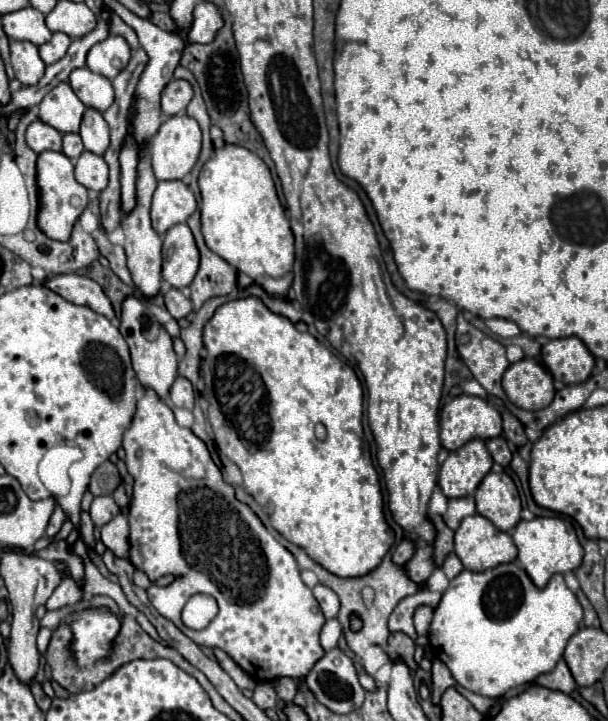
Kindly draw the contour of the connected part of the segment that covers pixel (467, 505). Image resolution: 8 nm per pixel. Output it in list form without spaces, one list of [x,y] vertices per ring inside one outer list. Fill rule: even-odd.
[[[467,496],[467,498],[451,498],[449,500],[449,508],[443,514],[443,518],[449,524],[449,528],[455,530],[461,524],[463,518],[473,516],[473,514],[475,514],[475,500],[473,500],[473,496]]]

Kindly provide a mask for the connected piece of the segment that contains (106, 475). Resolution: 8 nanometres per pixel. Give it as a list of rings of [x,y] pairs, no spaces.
[[[109,460],[103,462],[91,476],[91,484],[89,484],[89,492],[93,496],[103,496],[103,494],[113,494],[113,490],[121,484],[121,476],[115,468],[115,464],[111,464]]]

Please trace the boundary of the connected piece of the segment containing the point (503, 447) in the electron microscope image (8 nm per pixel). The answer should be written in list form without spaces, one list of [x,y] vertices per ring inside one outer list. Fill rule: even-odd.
[[[499,436],[499,438],[491,438],[491,440],[485,440],[485,444],[487,444],[487,450],[491,452],[491,456],[493,456],[493,460],[499,464],[499,466],[509,466],[509,462],[511,462],[511,448],[509,448],[509,444]]]

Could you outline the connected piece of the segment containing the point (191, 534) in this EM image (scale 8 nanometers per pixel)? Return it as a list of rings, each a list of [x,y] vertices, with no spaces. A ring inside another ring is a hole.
[[[145,388],[141,400],[137,402],[133,424],[123,436],[123,448],[127,452],[127,472],[135,480],[127,514],[131,526],[129,558],[133,566],[143,570],[151,580],[147,596],[155,610],[163,618],[177,624],[177,628],[199,646],[221,648],[227,652],[257,682],[271,682],[281,676],[295,680],[305,678],[305,672],[313,668],[313,660],[325,652],[319,644],[319,632],[325,624],[325,616],[311,588],[303,584],[293,554],[271,536],[247,504],[235,498],[233,486],[223,480],[221,470],[211,460],[205,442],[189,428],[179,426],[173,410],[151,388]],[[165,574],[175,574],[177,580],[171,586],[161,588],[155,582]],[[199,592],[217,600],[219,614],[207,628],[191,630],[181,622],[181,610],[185,602]]]

